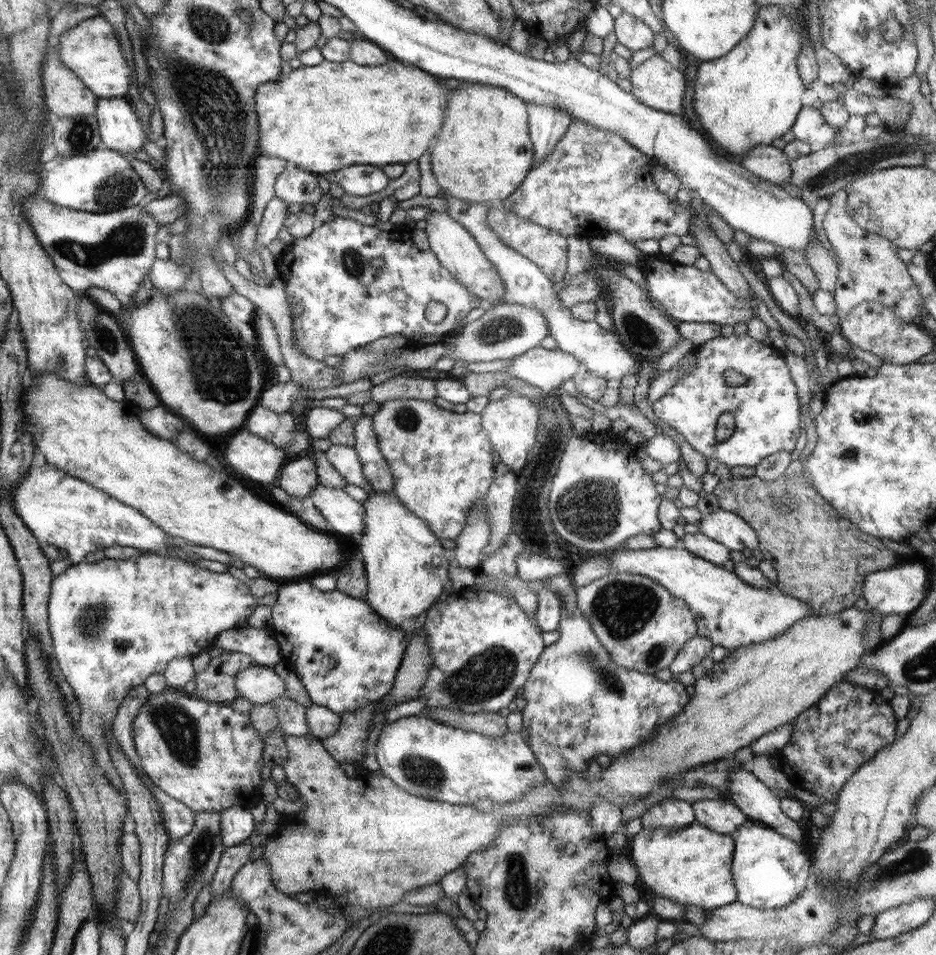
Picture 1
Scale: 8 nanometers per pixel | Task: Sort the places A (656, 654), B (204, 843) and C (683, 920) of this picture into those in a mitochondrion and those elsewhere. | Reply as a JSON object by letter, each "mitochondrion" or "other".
{"A":"mitochondrion","B":"mitochondrion","C":"other"}

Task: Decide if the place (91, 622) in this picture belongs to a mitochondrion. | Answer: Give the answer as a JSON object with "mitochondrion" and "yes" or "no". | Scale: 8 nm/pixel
{"mitochondrion":"yes"}

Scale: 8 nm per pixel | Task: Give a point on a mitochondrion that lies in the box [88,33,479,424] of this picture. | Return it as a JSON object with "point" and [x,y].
{"point":[214,106]}

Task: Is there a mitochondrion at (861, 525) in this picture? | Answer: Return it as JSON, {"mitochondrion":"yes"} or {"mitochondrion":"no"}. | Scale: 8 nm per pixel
{"mitochondrion":"no"}

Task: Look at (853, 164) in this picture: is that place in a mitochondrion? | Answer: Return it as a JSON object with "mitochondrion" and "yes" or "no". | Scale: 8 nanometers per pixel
{"mitochondrion":"yes"}

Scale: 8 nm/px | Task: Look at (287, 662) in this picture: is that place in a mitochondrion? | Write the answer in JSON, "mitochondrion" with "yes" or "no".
{"mitochondrion":"no"}

